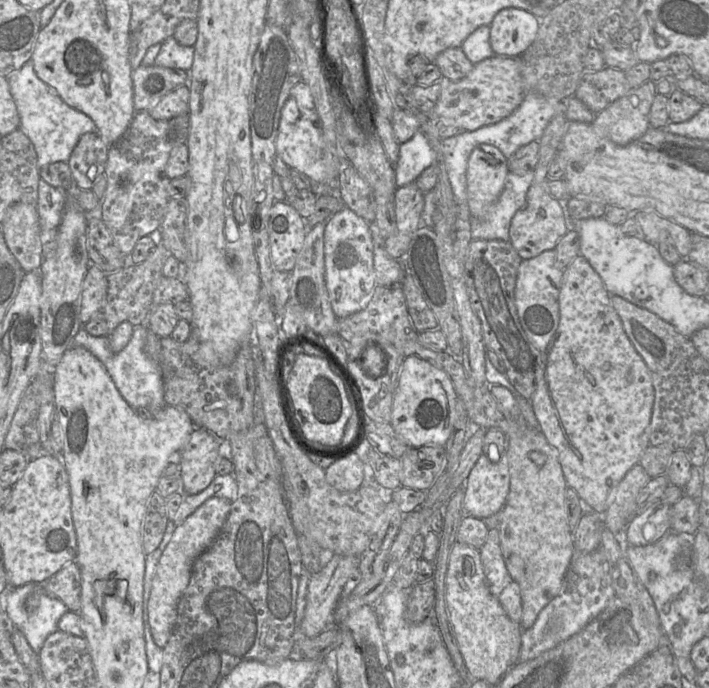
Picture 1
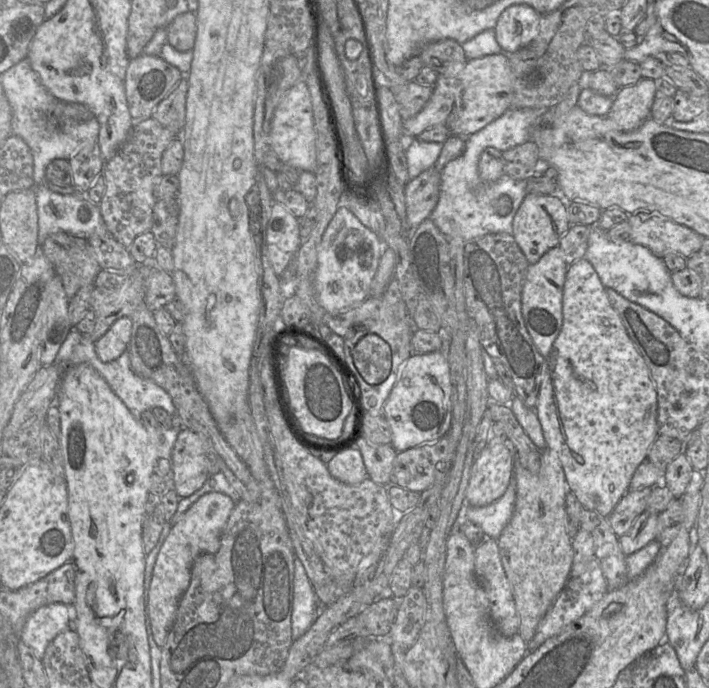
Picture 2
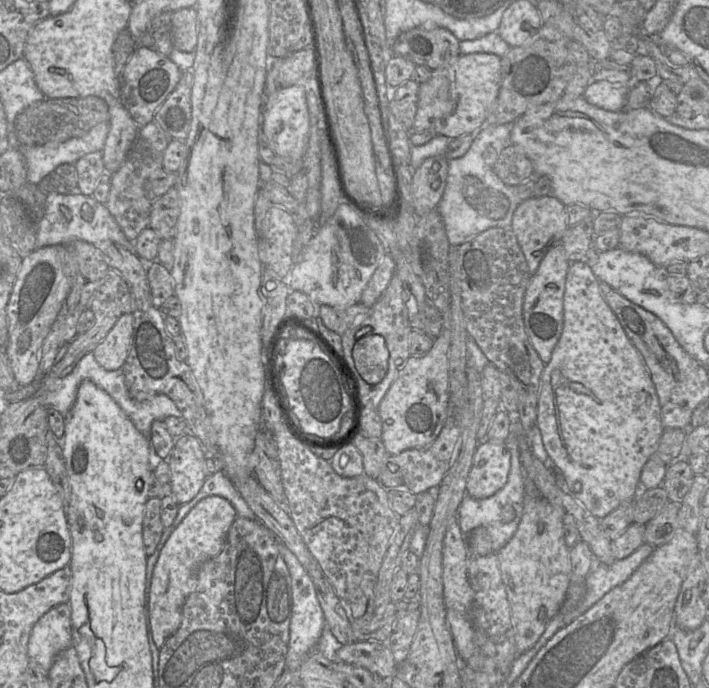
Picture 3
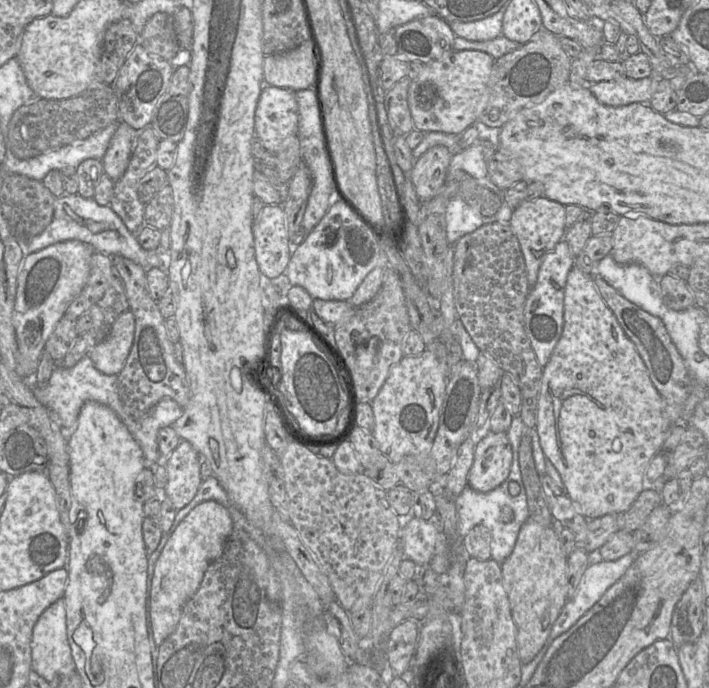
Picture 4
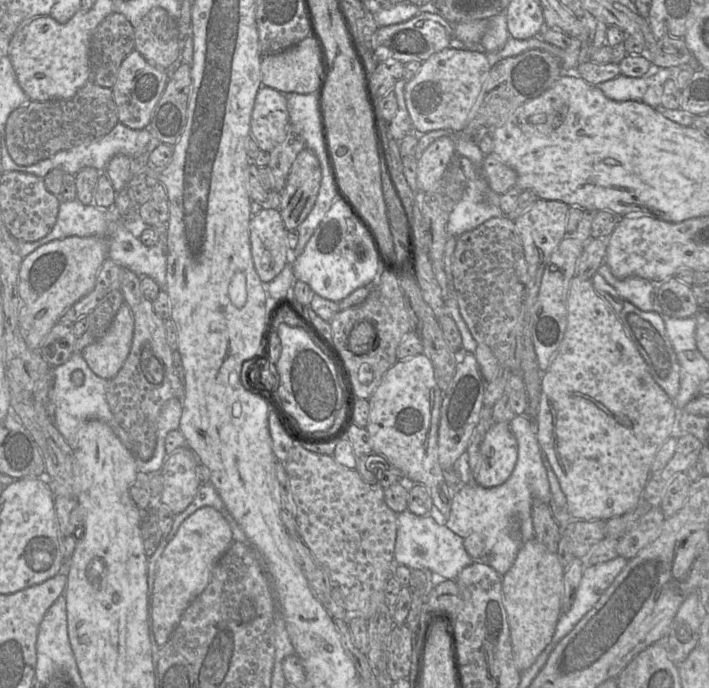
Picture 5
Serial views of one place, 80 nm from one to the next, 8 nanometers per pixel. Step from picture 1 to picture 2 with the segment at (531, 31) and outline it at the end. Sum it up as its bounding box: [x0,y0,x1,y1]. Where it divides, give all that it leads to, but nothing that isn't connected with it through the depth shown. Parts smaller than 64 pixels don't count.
[493,4,541,54]

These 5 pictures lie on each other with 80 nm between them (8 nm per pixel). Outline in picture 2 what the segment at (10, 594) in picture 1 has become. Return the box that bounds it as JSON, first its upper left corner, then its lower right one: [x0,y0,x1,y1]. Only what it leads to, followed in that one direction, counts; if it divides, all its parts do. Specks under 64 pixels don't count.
[20,603,75,661]

